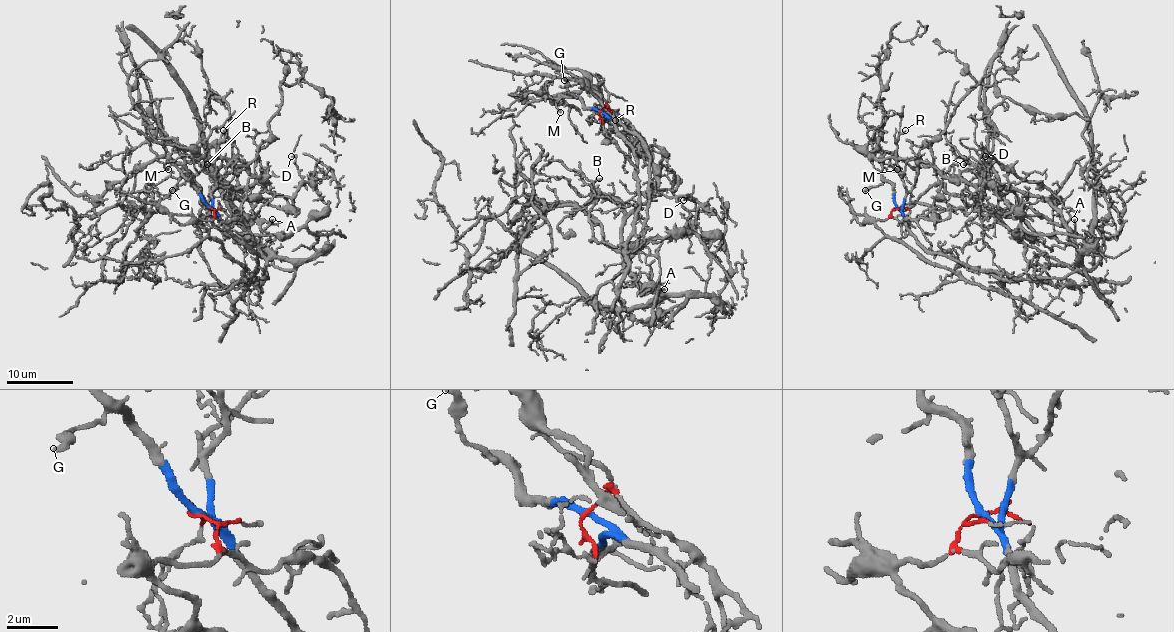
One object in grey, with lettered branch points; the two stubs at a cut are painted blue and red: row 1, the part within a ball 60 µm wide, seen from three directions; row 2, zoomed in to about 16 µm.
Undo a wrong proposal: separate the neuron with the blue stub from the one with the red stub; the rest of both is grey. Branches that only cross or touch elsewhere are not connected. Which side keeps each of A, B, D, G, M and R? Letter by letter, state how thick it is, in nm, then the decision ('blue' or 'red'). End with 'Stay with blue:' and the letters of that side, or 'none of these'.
A: calibre 150 nm; red
B: calibre 190 nm; red
D: calibre 150 nm; red
G: calibre 280 nm; blue
M: calibre 90 nm; blue
R: calibre 200 nm; blue
Stay with blue: G, M, R

